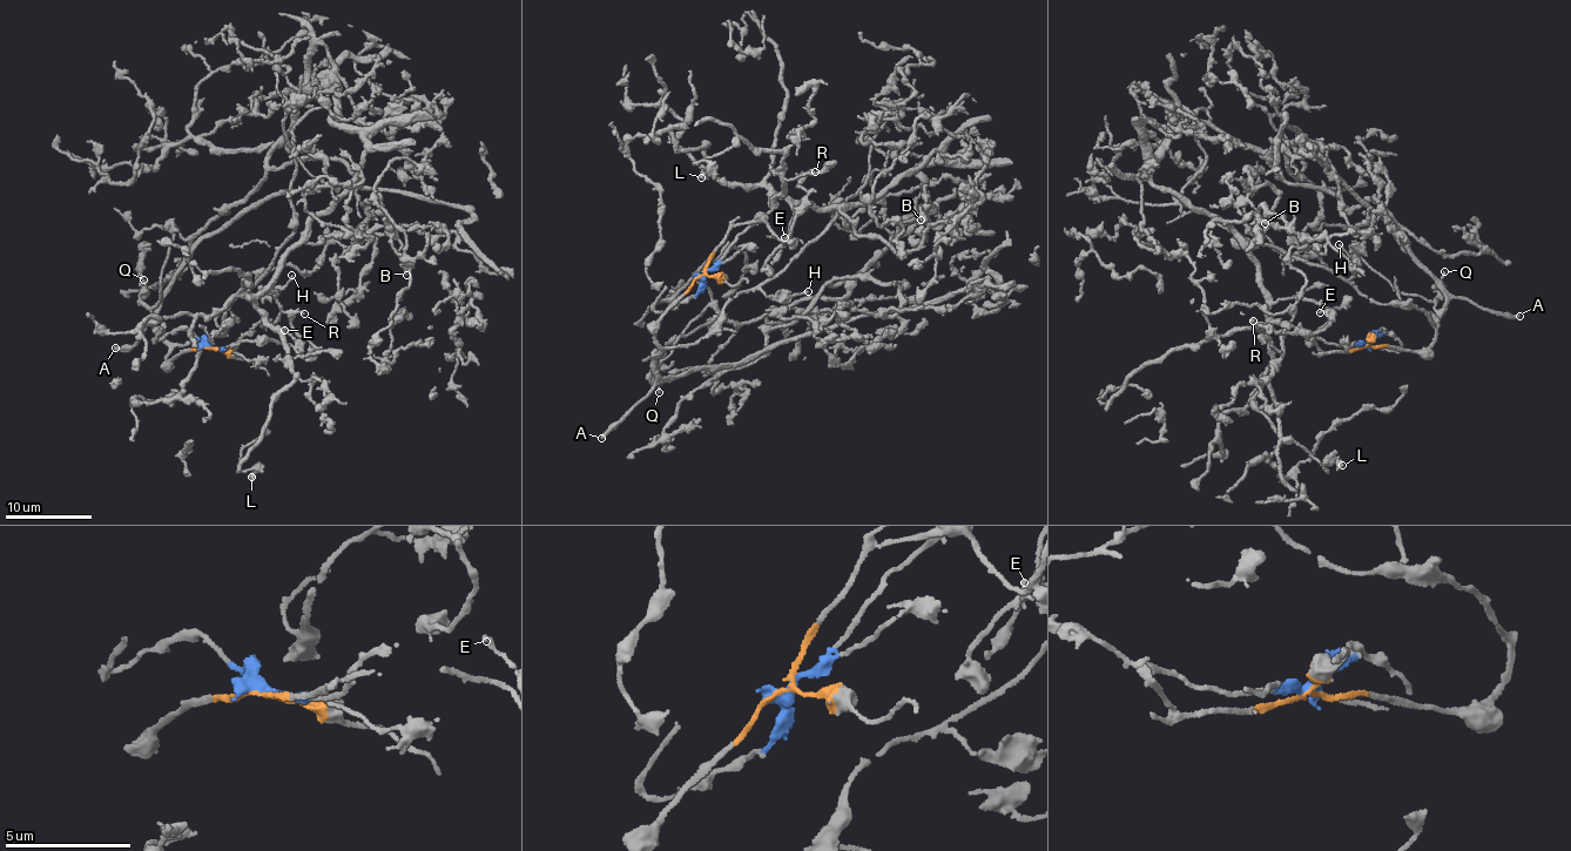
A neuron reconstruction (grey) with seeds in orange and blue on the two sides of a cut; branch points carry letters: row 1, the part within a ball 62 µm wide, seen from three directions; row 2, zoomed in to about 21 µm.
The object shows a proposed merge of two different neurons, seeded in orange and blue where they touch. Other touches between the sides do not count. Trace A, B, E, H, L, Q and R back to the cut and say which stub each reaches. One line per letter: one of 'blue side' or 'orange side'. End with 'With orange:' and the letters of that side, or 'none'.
A: orange side
B: blue side
E: orange side
H: orange side
L: blue side
Q: orange side
R: orange side
With orange: A, E, H, Q, R

